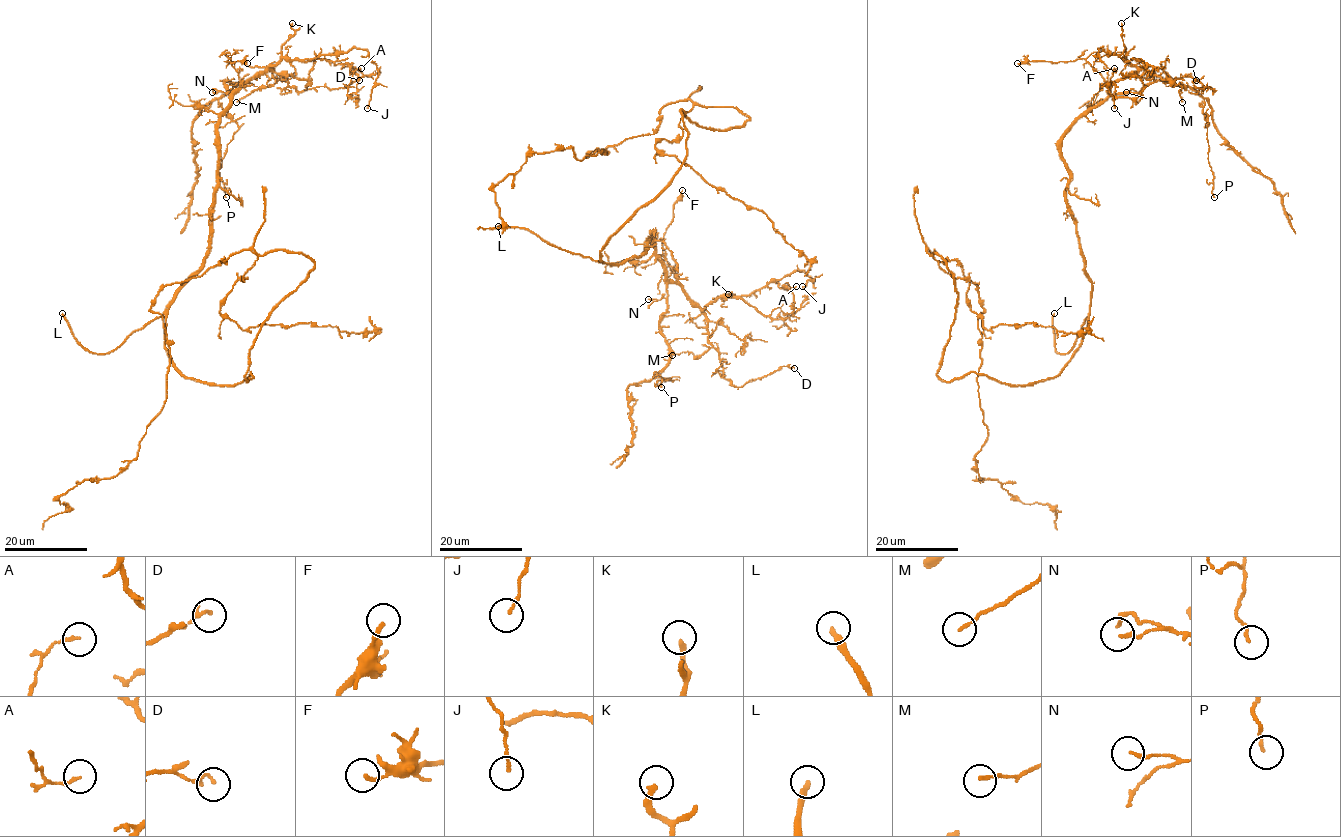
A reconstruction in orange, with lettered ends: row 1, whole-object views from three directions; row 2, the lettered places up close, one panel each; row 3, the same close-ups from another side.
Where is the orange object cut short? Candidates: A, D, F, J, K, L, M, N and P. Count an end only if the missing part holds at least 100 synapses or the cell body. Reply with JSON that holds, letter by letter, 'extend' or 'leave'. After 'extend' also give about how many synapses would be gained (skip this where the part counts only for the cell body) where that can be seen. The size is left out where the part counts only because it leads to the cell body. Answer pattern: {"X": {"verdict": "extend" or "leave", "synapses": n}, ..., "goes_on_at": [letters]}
{"A": {"verdict": "leave"}, "D": {"verdict": "leave"}, "F": {"verdict": "leave"}, "J": {"verdict": "leave"}, "K": {"verdict": "leave"}, "L": {"verdict": "extend"}, "M": {"verdict": "leave"}, "N": {"verdict": "leave"}, "P": {"verdict": "leave"}, "goes_on_at": ["L"]}

